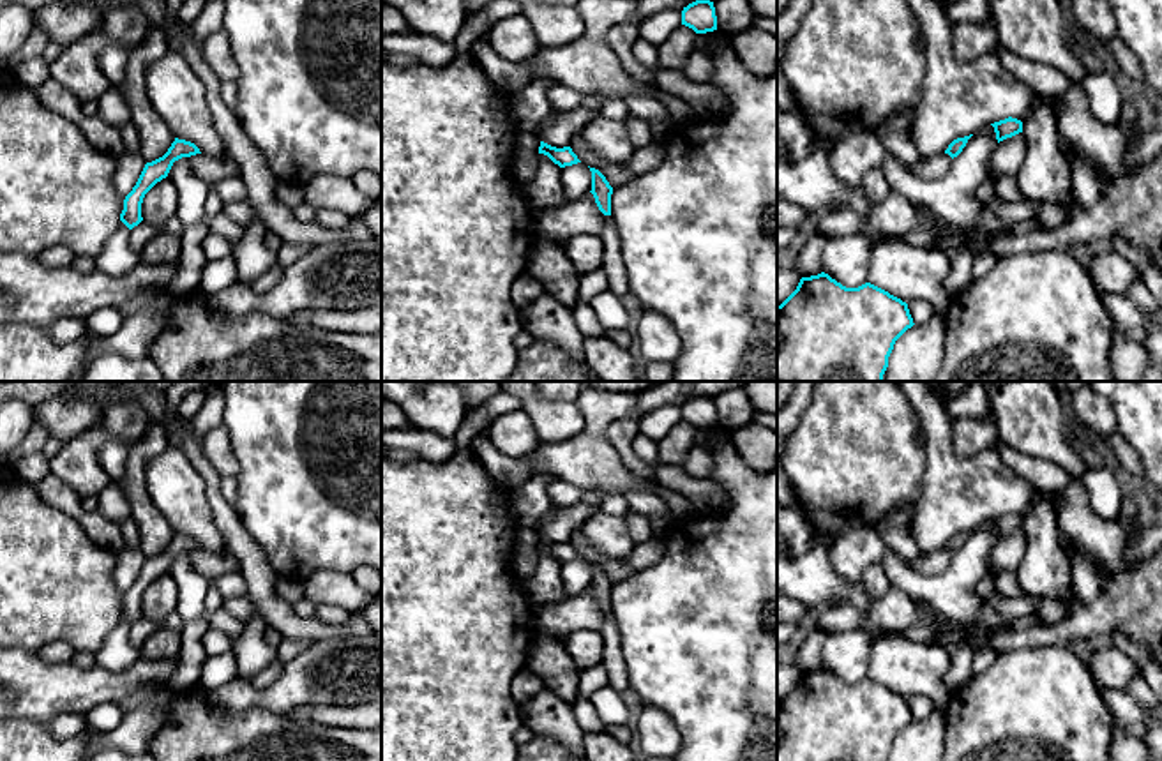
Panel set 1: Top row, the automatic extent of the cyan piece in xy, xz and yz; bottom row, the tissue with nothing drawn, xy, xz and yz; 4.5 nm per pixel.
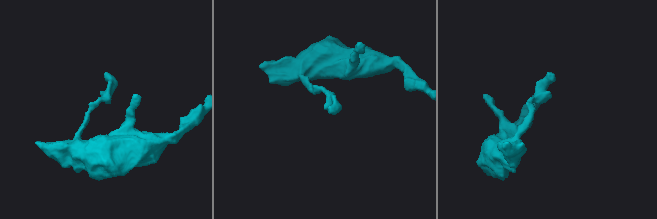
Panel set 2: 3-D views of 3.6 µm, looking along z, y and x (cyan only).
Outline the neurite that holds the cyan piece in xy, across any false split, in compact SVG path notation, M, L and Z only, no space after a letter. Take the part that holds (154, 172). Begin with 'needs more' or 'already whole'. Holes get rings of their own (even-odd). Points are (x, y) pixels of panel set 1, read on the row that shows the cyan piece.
already whole; M175 138L175 141L171 143L171 147L168 148L168 152L152 161L147 162L136 185L132 187L132 191L125 196L124 200L124 210L120 214L120 221L132 230L134 226L138 226L143 217L141 217L141 203L145 194L162 178L168 177L171 166L175 161L182 159L182 157L191 157L201 154L200 148L185 139L178 139Z

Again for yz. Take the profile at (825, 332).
already whole; M825 272L802 277L796 290L777 305L777 381L883 381L895 341L913 325L908 304L871 283L846 288Z

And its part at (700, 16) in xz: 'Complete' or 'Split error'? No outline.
Complete

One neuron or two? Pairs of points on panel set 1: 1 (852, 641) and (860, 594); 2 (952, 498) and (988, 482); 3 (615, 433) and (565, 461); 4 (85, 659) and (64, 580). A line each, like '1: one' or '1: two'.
1: two
2: one
3: two
4: two

